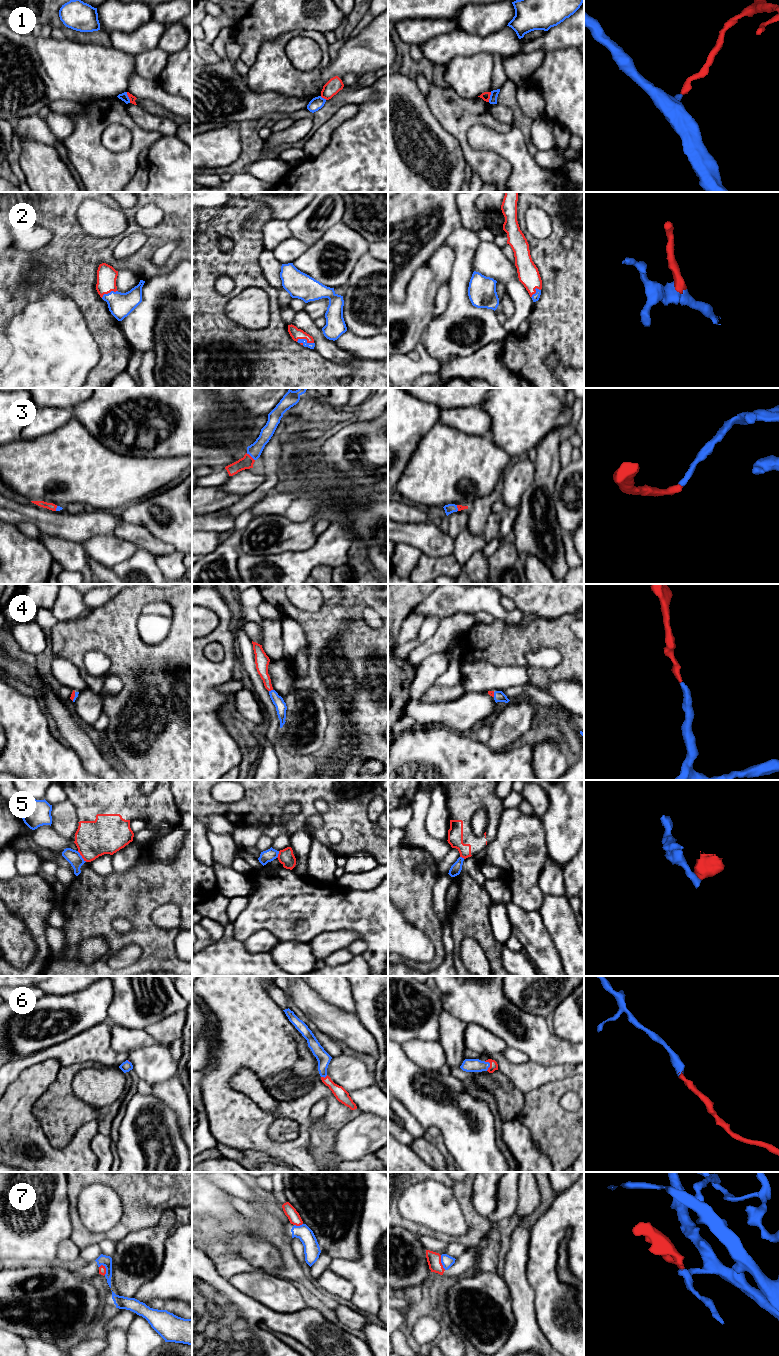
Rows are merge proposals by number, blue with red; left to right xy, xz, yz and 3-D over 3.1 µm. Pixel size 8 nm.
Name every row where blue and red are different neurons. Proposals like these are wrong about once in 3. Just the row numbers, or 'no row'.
1, 5, 7

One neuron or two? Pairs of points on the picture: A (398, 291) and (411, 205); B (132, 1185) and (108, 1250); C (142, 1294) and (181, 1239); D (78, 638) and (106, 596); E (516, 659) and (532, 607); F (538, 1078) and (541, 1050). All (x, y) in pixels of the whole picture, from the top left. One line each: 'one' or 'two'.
A: one
B: two
C: one
D: two
E: two
F: two

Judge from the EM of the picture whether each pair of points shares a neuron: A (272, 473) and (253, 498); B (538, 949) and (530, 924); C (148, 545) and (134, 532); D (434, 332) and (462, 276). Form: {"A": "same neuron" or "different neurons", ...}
{"A": "same neuron", "B": "same neuron", "C": "same neuron", "D": "same neuron"}

